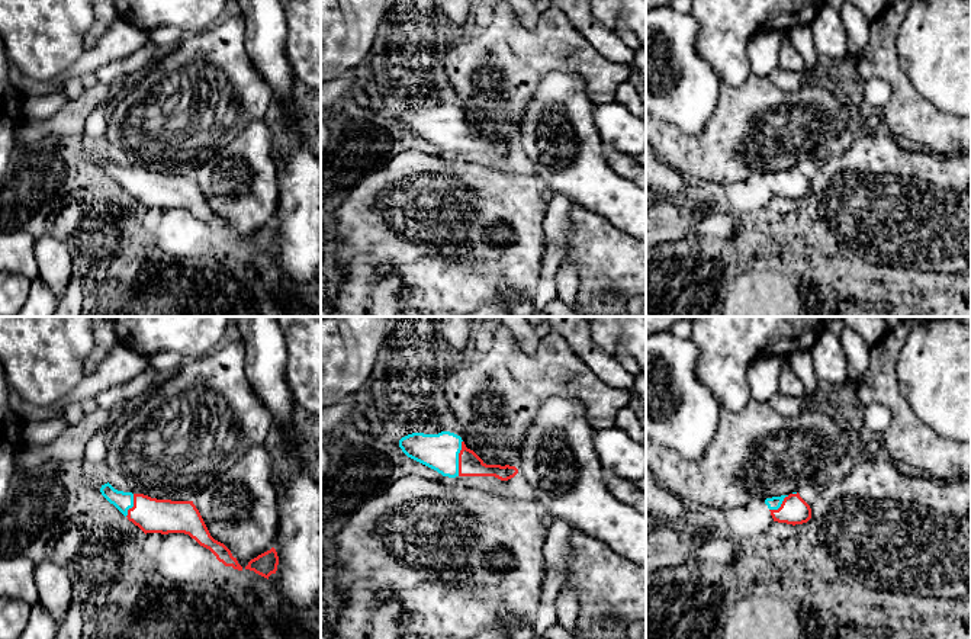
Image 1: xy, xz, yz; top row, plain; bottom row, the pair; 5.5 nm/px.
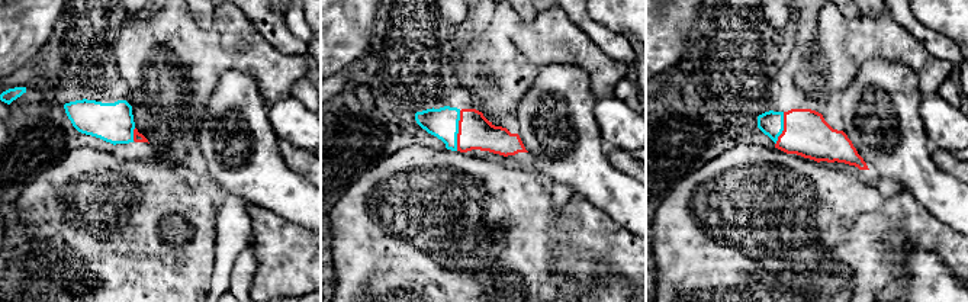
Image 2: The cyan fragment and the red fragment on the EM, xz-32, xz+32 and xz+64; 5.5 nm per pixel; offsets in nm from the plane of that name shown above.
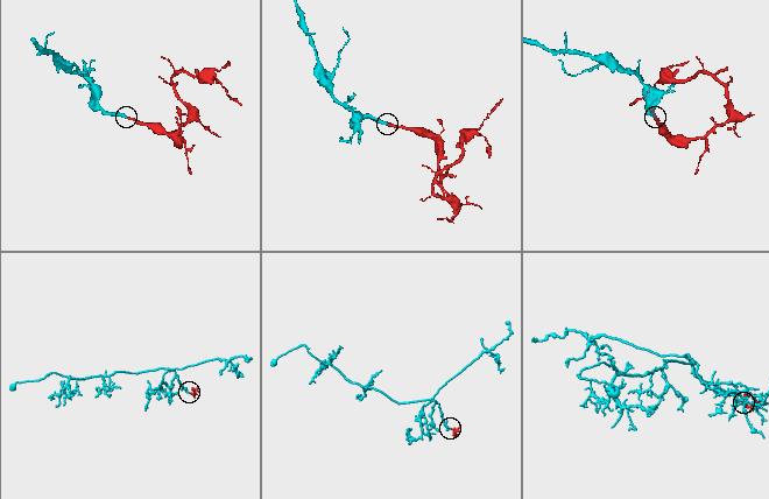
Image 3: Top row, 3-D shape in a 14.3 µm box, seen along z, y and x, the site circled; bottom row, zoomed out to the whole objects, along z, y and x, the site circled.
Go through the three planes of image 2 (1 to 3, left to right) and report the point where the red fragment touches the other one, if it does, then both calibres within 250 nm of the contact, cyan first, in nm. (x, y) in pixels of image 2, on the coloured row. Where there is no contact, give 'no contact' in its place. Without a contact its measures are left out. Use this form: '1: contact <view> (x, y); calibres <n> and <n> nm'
1: contact xz-32 (132, 134); calibres 220 and 50 nm
2: contact xz+32 (457, 131); calibres 170 and 190 nm
3: contact xz+64 (782, 128); calibres 140 and 260 nm

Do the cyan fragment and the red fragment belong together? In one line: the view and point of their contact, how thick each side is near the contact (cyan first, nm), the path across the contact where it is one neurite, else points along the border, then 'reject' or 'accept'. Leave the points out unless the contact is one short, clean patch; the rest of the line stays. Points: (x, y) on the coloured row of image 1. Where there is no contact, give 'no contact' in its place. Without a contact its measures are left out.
meets cyan in xz at (457, 458); 200 nm thick on the cyan side, 130 nm on the other; runs through xz (440, 452), (457, 458), (469, 464); accept

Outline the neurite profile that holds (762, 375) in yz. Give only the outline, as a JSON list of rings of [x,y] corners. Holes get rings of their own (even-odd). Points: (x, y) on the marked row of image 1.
[[[766,356],[756,359],[746,372],[749,395],[759,402],[772,402],[778,394],[777,382],[784,357]]]

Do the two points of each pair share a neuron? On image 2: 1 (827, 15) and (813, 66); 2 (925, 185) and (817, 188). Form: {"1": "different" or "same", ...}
{"1": "same", "2": "different"}

